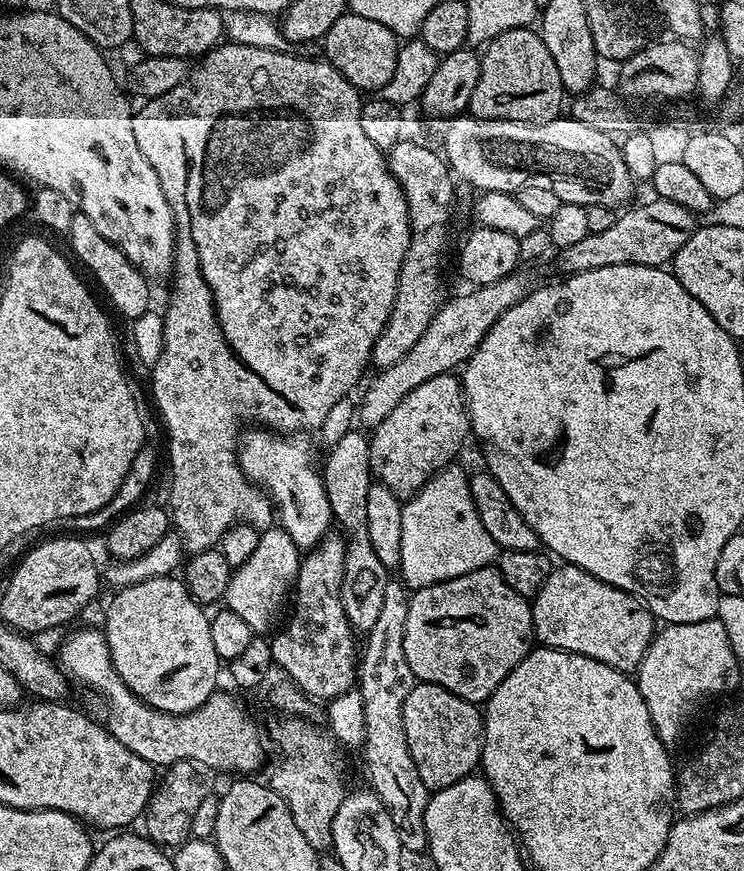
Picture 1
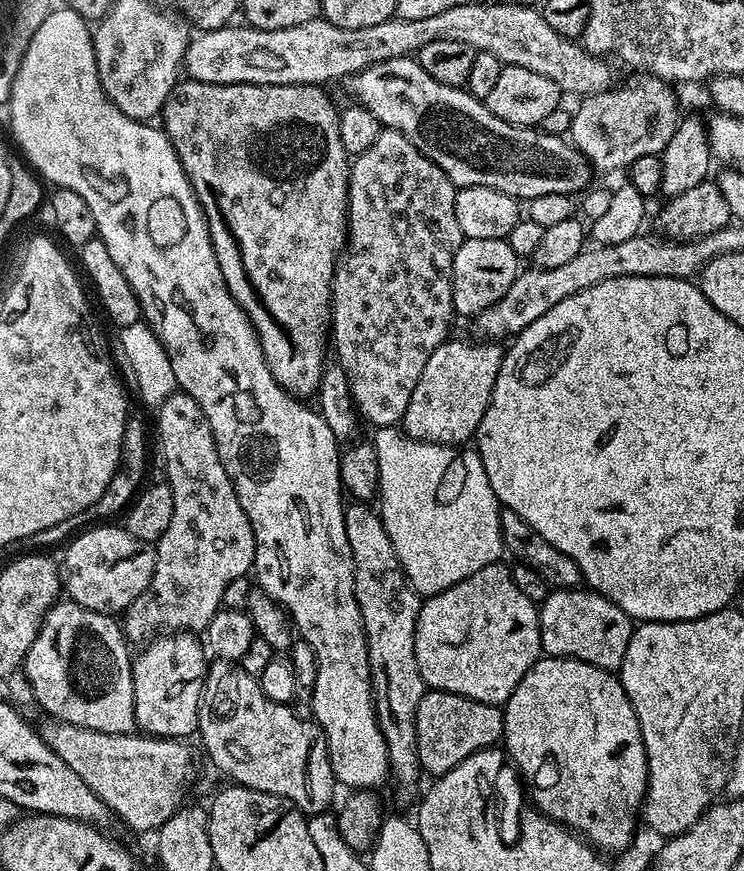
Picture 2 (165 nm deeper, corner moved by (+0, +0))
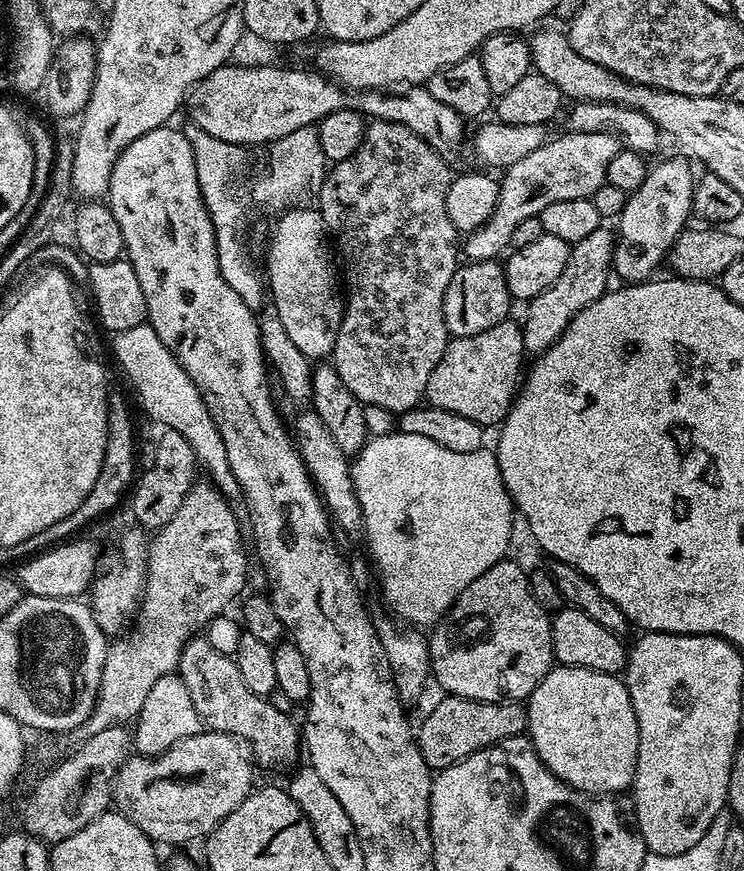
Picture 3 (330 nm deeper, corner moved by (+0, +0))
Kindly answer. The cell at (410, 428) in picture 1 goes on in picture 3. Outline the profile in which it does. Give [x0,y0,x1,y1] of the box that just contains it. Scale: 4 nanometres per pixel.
[424,318,526,426]

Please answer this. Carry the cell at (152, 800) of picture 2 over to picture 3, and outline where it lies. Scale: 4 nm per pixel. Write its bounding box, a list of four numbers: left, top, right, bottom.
[112,730,254,845]

